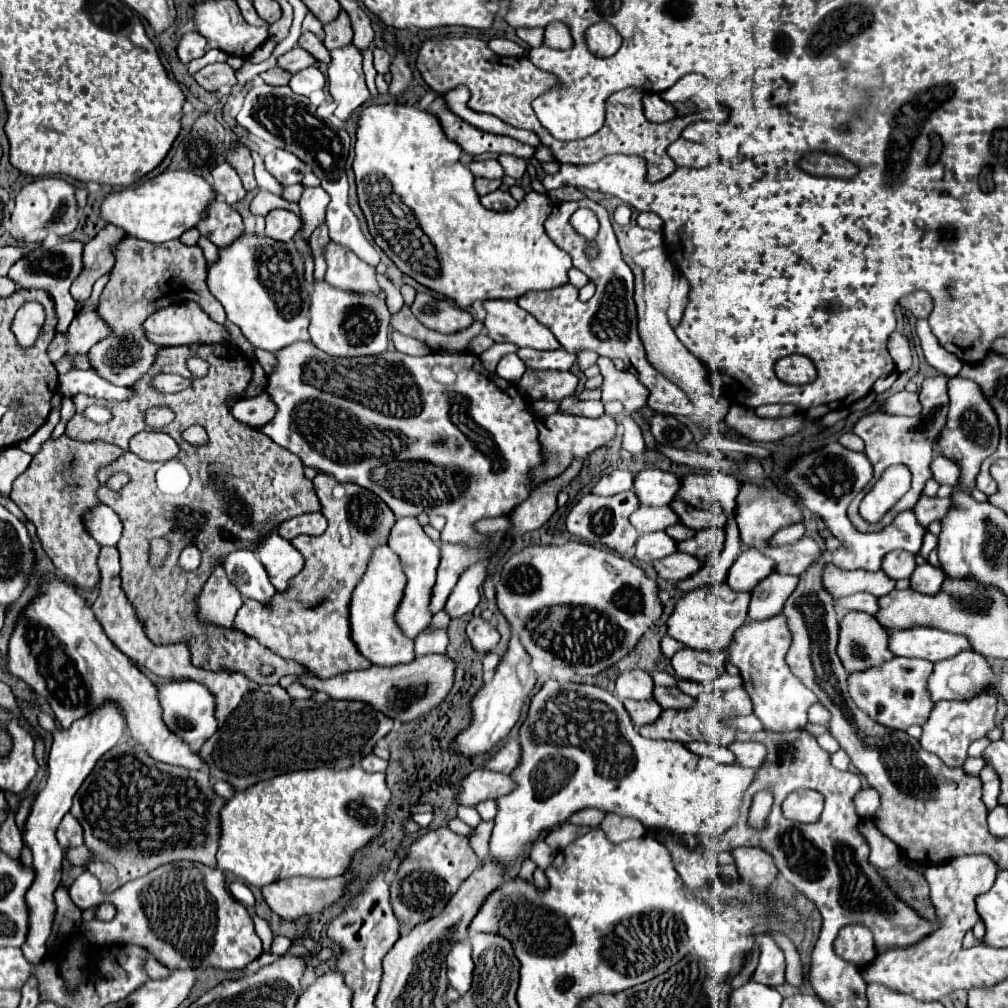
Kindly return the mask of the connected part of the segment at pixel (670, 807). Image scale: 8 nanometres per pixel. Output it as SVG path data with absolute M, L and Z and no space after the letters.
M546 680L530 700L528 714L518 730L518 744L522 744L522 764L510 774L516 786L510 794L496 800L498 814L490 840L490 854L500 864L508 866L508 876L518 876L520 862L530 854L530 844L544 828L564 822L566 816L582 808L598 808L602 812L636 818L646 828L668 830L684 838L718 836L736 824L742 794L756 774L754 768L740 768L736 764L724 766L710 758L700 758L678 742L642 738L634 730L622 702L608 690L592 684Z

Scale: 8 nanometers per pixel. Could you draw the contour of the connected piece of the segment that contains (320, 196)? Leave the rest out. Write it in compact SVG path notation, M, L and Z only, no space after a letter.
M318 186L318 188L306 188L302 194L298 206L300 206L300 218L302 218L302 232L300 236L308 242L314 228L318 228L326 220L326 204L330 202L330 196Z

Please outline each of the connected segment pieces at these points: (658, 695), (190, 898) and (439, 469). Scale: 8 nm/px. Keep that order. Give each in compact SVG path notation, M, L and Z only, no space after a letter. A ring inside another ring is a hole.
M654 686L654 698L656 702L662 706L662 709L688 709L693 703L694 699L682 693L678 688L670 686Z
M186 862L184 868L176 868L176 882L170 882L170 866L162 866L154 872L148 872L142 878L136 878L114 894L106 896L100 892L98 878L90 872L82 872L70 886L70 898L78 908L92 908L102 902L98 908L100 920L110 920L103 924L90 921L82 924L82 934L68 938L66 952L60 960L60 974L66 980L66 986L78 986L88 974L88 942L92 944L138 944L154 954L170 970L184 968L206 968L216 966L224 970L244 968L262 954L262 940L254 930L254 922L248 910L226 890L224 874L216 868L208 868L198 862Z
M408 306L402 308L400 314L393 315L390 320L390 325L394 330L416 338L424 344L428 344L432 350L436 352L462 352L462 354L428 354L428 356L408 356L408 354L402 354L402 352L384 352L384 354L378 354L378 356L362 356L362 358L332 358L328 354L324 354L322 350L318 350L312 342L298 342L298 344L292 344L284 350L280 350L276 354L276 360L278 360L278 368L276 372L268 378L268 386L266 390L270 392L272 400L276 402L278 406L278 412L274 416L272 422L268 422L266 426L260 428L260 432L264 432L266 436L270 436L276 444L288 448L290 452L294 452L304 466L308 468L314 468L318 472L324 472L328 476L332 476L334 480L338 482L354 482L362 488L368 488L372 490L378 498L382 498L390 510L394 512L396 518L402 518L402 516L418 516L420 512L424 514L440 514L446 518L446 524L441 531L440 539L443 542L452 544L466 544L466 546L476 546L480 542L484 542L484 536L478 534L472 524L480 518L486 518L486 516L506 516L510 514L534 488L534 484L528 480L526 472L534 466L534 464L540 464L542 458L540 458L540 444L538 444L538 430L536 430L536 424L534 424L534 416L526 410L526 398L524 394L518 390L518 386L510 384L510 382L504 382L500 384L500 378L494 374L494 372L486 372L486 368L482 366L480 358L474 356L474 354L468 354L464 352L468 342L478 336L480 328L482 328L482 322L474 322L466 332L458 332L458 334L438 334L438 332L432 332L432 330L423 326L416 318L414 314L410 312ZM440 436L446 436L446 444L444 446L432 446L432 440L434 438L440 438Z

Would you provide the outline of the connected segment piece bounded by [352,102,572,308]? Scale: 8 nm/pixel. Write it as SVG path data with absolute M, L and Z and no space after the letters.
M396 102L396 104L372 104L368 108L362 110L360 114L360 120L358 120L358 134L356 134L356 158L354 158L354 164L352 164L352 170L356 174L356 186L358 186L358 200L360 200L360 208L368 220L368 228L370 228L370 234L374 238L374 242L382 248L382 252L404 272L408 274L410 278L414 278L418 284L458 302L460 308L470 308L476 300L484 302L484 300L516 300L520 298L522 294L530 292L530 290L554 290L554 288L560 288L564 284L568 284L568 270L572 268L572 260L570 256L560 250L544 232L544 220L546 216L550 214L552 210L552 200L544 194L538 194L538 192L530 192L526 194L526 198L510 212L494 212L494 210L488 210L480 204L480 196L476 194L474 190L474 174L460 162L460 146L452 140L446 138L446 134L442 132L438 120L428 112L422 112L422 110L416 110L414 106L408 106L408 104L402 104L402 102Z

